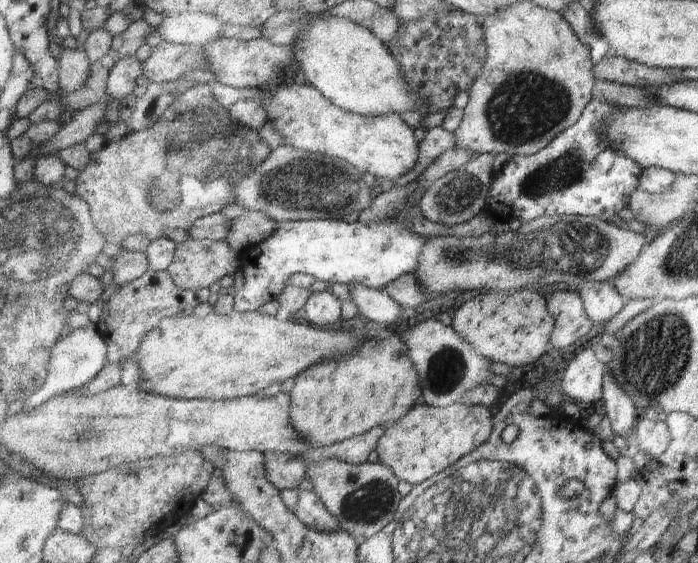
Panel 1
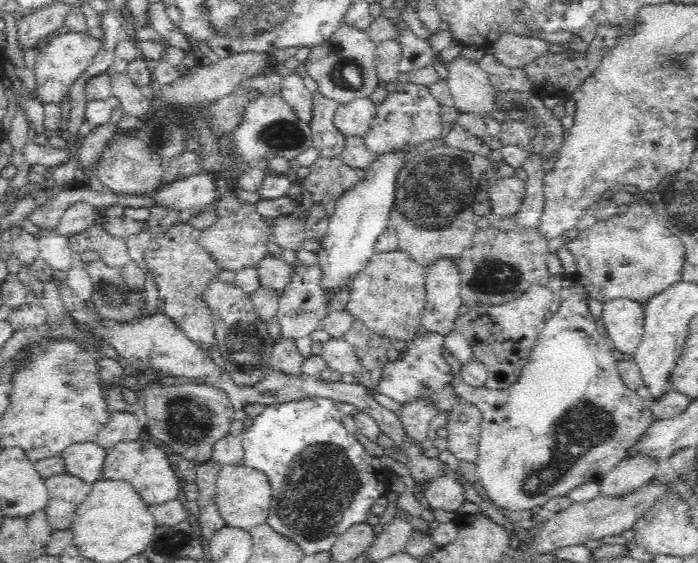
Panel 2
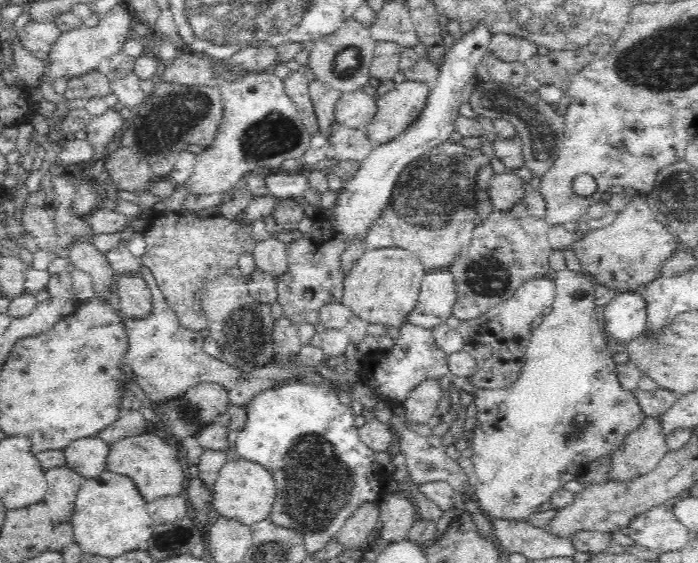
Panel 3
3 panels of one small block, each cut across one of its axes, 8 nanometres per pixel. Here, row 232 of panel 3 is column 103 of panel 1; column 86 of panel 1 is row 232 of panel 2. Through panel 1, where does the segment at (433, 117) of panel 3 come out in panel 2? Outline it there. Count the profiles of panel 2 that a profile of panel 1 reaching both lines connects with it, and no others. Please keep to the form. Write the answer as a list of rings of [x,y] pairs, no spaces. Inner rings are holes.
[[[384,154],[377,156],[376,162],[366,170],[364,180],[356,184],[354,188],[346,190],[335,204],[335,210],[328,216],[328,228],[324,240],[321,240],[321,249],[316,252],[318,263],[322,272],[320,273],[320,286],[325,292],[325,299],[332,300],[330,306],[335,308],[334,298],[344,286],[351,286],[354,279],[371,262],[376,254],[376,242],[386,232],[389,226],[389,218],[395,201],[395,182],[398,171],[404,164],[406,154]]]

